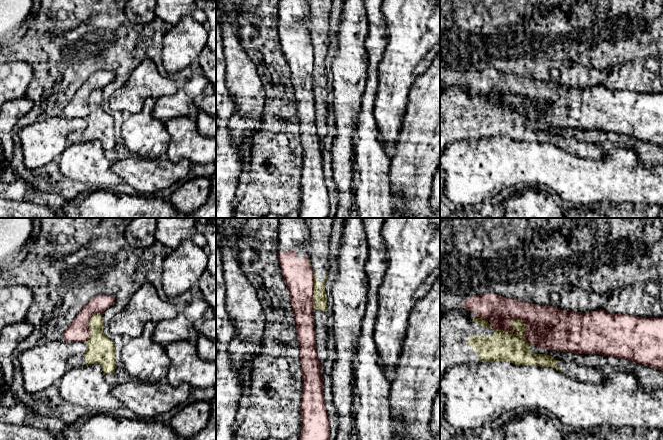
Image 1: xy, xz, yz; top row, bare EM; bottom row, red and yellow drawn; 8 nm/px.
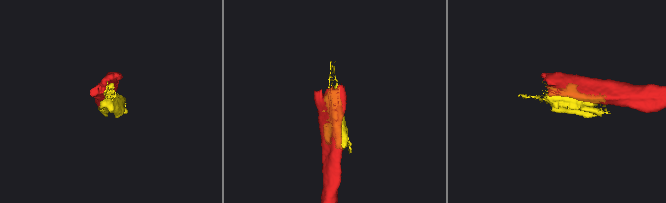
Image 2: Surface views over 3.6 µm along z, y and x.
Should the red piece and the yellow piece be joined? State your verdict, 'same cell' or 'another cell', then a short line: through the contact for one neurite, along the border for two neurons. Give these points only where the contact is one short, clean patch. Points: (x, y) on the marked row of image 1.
another cell

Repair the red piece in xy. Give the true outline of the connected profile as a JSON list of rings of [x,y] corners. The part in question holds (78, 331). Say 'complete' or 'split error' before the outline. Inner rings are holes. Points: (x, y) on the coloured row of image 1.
complete; [[[110,295],[93,297],[76,315],[72,323],[65,330],[63,340],[66,342],[86,342],[89,338],[89,320],[95,313],[103,313],[115,303]]]

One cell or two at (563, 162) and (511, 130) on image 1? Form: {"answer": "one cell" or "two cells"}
{"answer": "two cells"}

